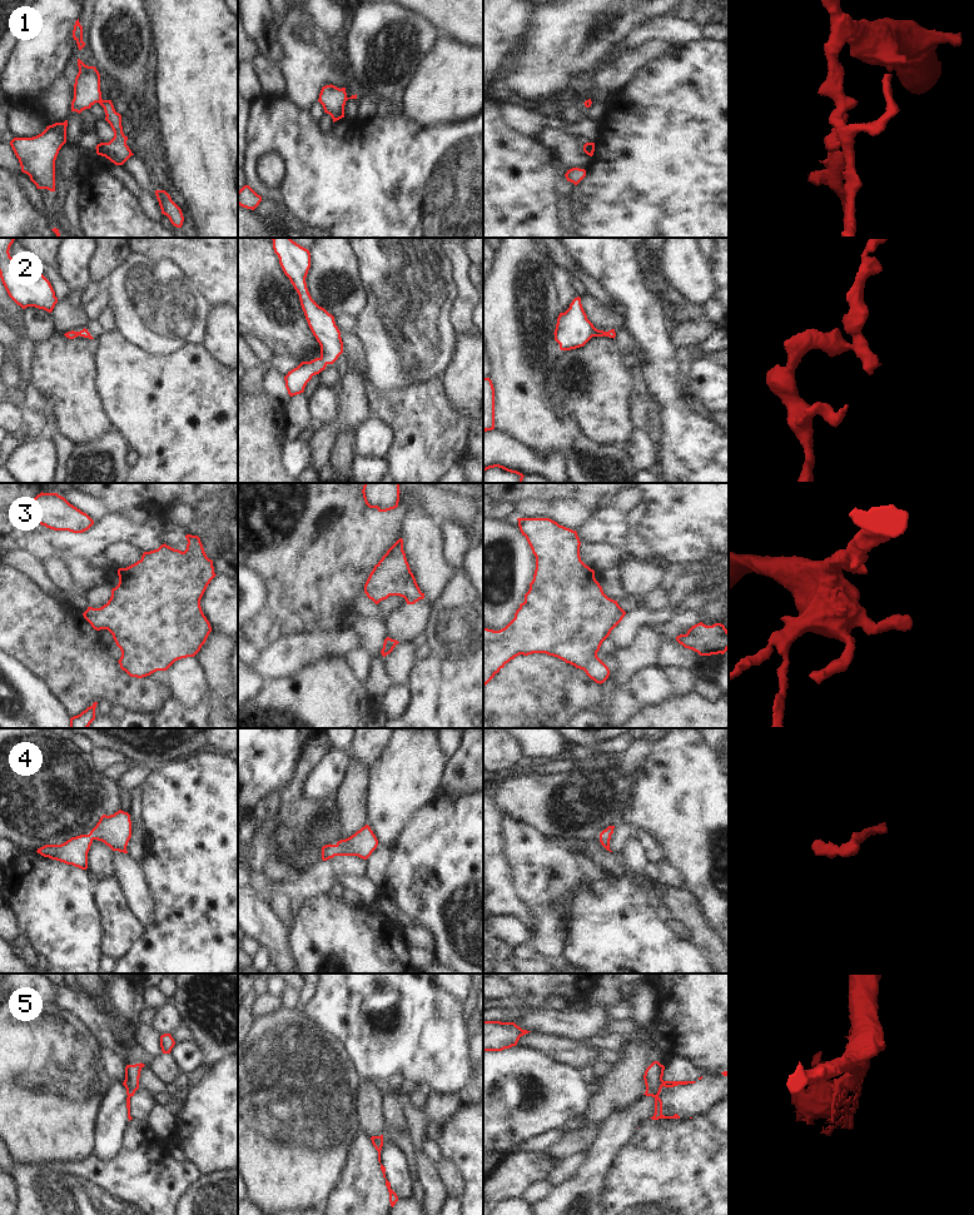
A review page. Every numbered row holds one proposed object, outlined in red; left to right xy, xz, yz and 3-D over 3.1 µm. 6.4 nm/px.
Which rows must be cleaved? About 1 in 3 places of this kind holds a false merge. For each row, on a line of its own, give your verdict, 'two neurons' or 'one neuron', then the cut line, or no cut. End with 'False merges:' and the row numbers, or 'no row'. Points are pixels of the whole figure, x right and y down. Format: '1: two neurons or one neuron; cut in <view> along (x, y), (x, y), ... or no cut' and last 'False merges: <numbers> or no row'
1: two neurons; cut in xy along (102, 99), (99, 103)
2: one neuron; no cut
3: one neuron; no cut
4: one neuron; no cut
5: two neurons; cut in yz along (664, 1081), (661, 1085), (646, 1090)
False merges: 1, 5

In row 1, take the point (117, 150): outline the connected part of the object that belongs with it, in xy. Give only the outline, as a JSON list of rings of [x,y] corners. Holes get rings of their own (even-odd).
[[[103,100],[99,103],[105,111],[105,120],[110,124],[114,138],[109,143],[100,143],[96,145],[96,154],[105,156],[115,165],[123,165],[131,155],[131,150],[126,145],[128,136],[123,133],[121,115],[115,111],[111,100]]]

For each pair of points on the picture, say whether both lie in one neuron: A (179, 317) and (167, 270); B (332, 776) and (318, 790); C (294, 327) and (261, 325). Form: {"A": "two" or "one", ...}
{"A": "one", "B": "one", "C": "one"}

